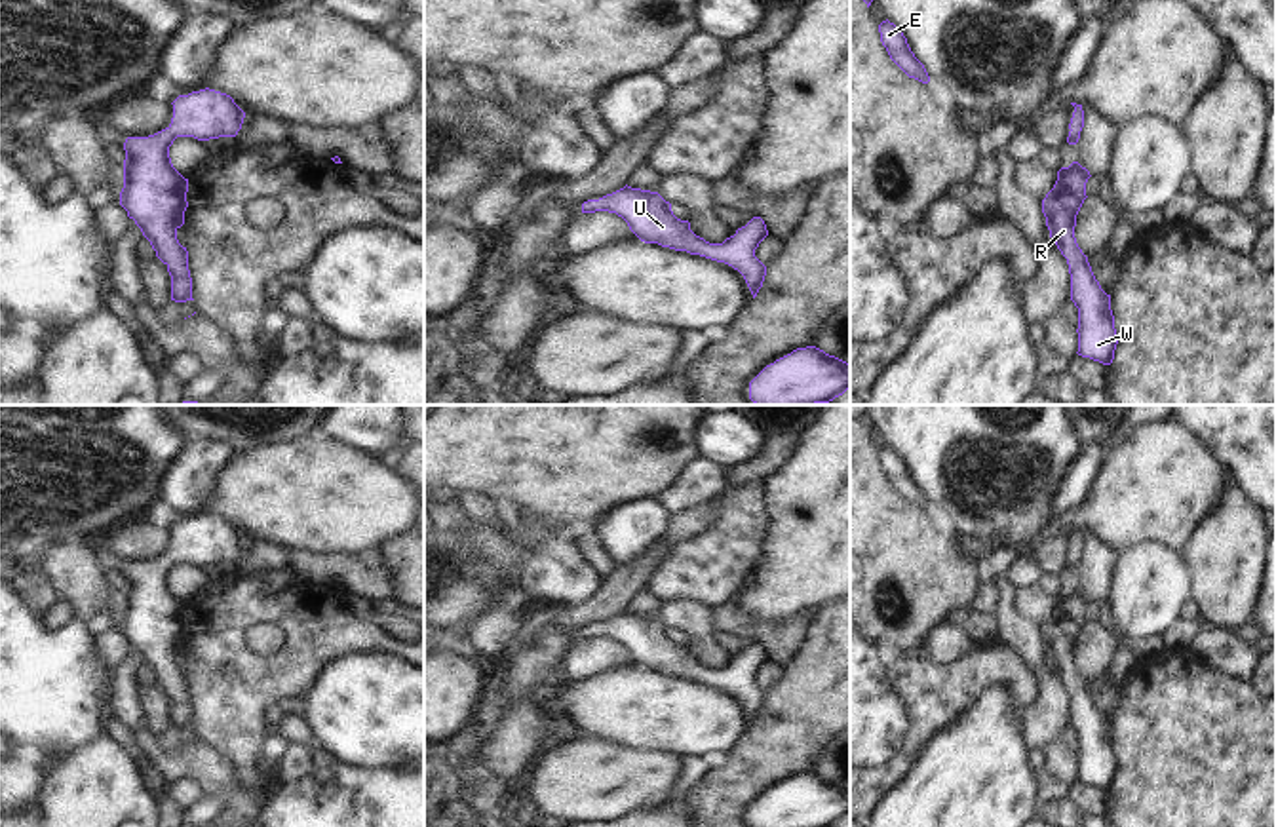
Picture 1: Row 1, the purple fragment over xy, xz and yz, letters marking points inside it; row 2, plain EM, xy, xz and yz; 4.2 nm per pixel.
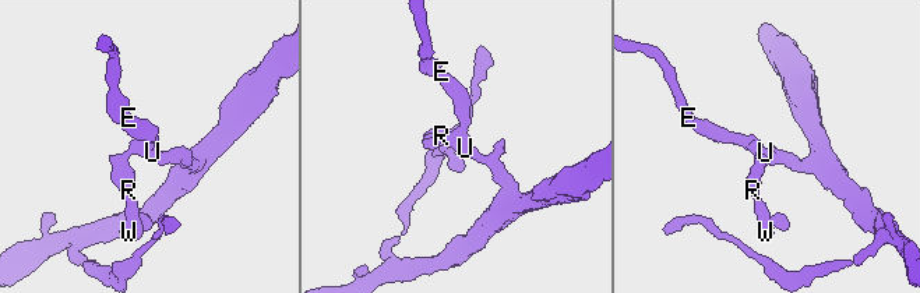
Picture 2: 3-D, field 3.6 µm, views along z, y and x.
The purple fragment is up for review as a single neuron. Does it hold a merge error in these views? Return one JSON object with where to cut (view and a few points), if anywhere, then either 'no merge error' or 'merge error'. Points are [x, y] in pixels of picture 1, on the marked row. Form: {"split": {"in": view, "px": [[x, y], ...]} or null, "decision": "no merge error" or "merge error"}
{"split": null, "decision": "no merge error"}

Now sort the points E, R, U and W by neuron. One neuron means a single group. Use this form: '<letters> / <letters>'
E R U W

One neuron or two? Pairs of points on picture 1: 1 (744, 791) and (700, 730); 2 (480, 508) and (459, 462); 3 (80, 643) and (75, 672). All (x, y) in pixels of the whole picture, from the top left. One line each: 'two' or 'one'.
1: two
2: two
3: one

